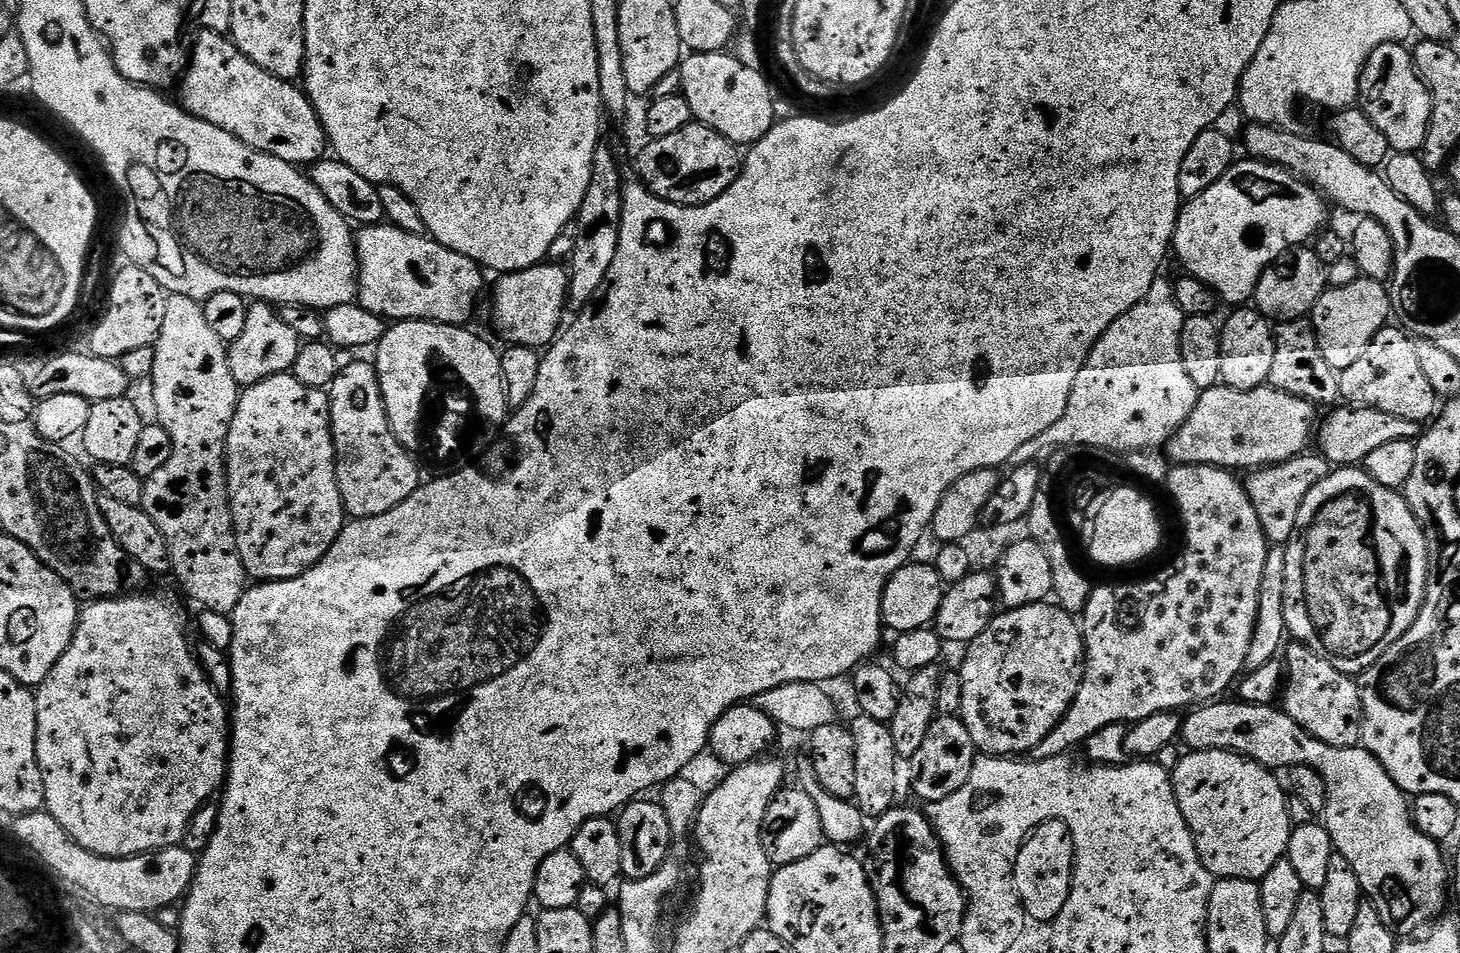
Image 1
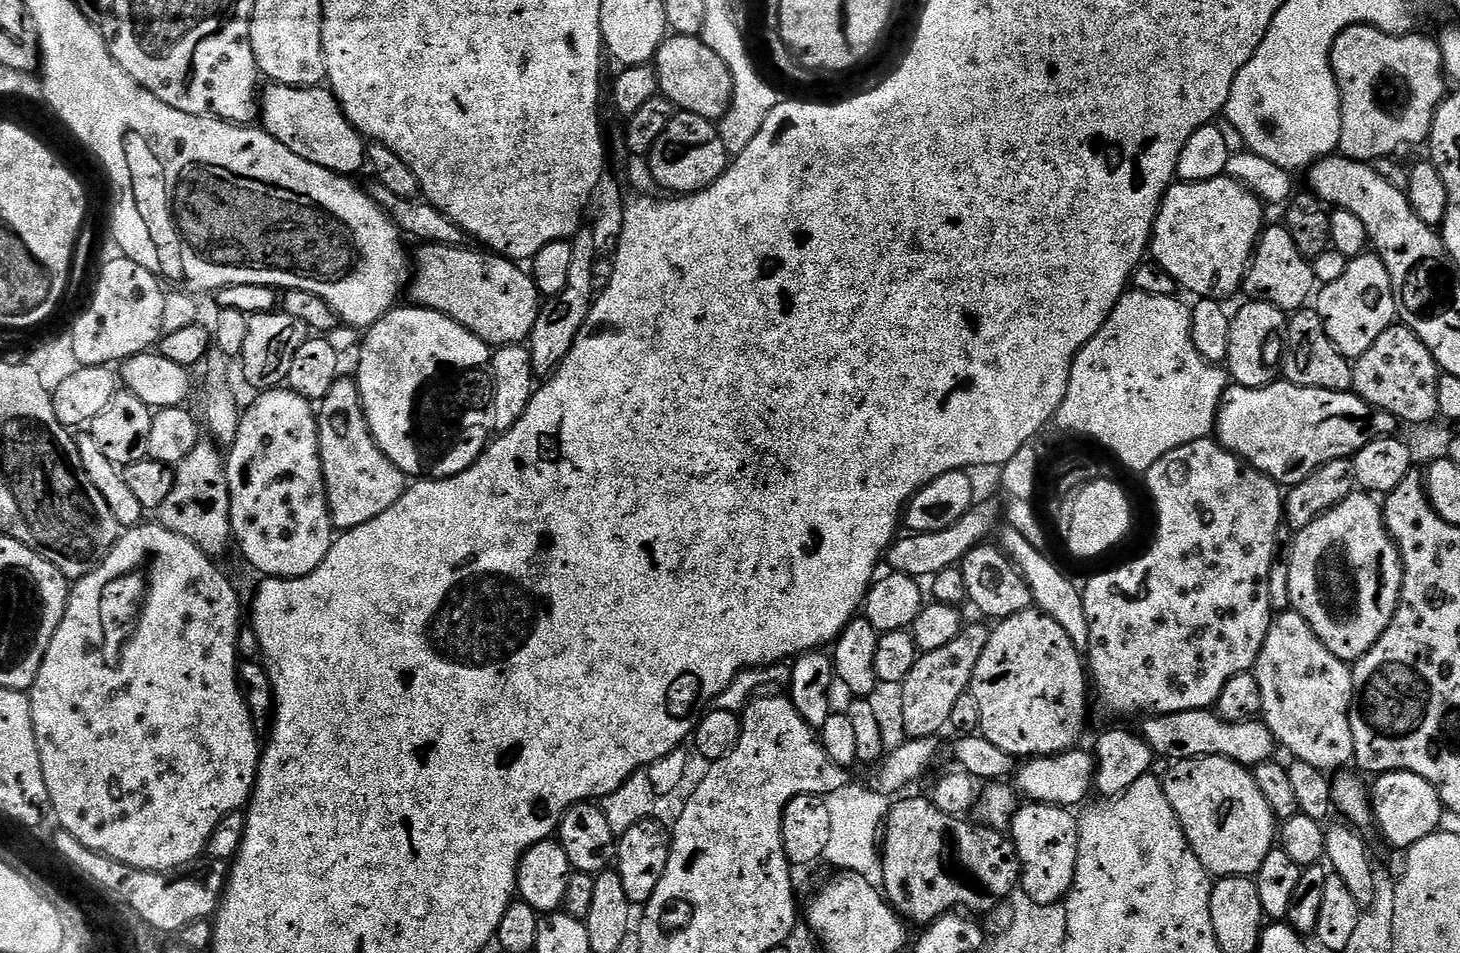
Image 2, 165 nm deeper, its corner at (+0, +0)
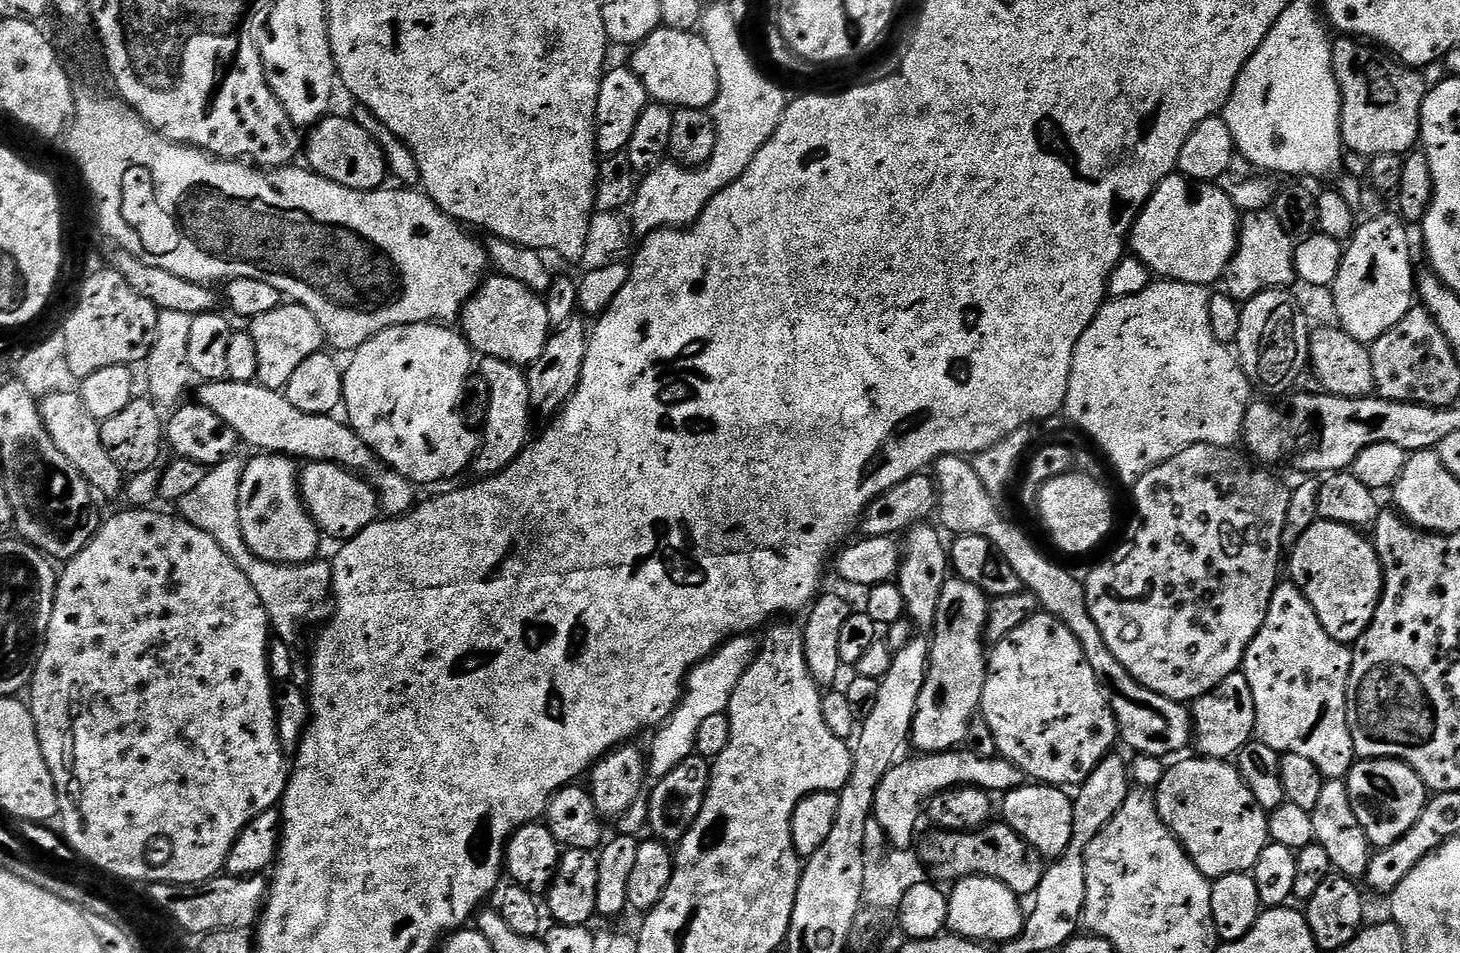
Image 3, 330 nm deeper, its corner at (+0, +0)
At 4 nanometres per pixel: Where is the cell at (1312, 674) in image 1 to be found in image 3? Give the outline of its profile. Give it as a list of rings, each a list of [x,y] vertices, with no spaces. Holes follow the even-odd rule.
[[[1277,583],[1266,610],[1266,622],[1262,630],[1254,634],[1244,655],[1242,671],[1246,682],[1250,682],[1250,692],[1254,694],[1254,714],[1256,715],[1255,739],[1266,742],[1281,754],[1303,754],[1310,758],[1326,778],[1344,778],[1357,759],[1356,747],[1348,725],[1348,679],[1352,669],[1352,648],[1340,644],[1318,622],[1314,606],[1302,594],[1297,584]]]

